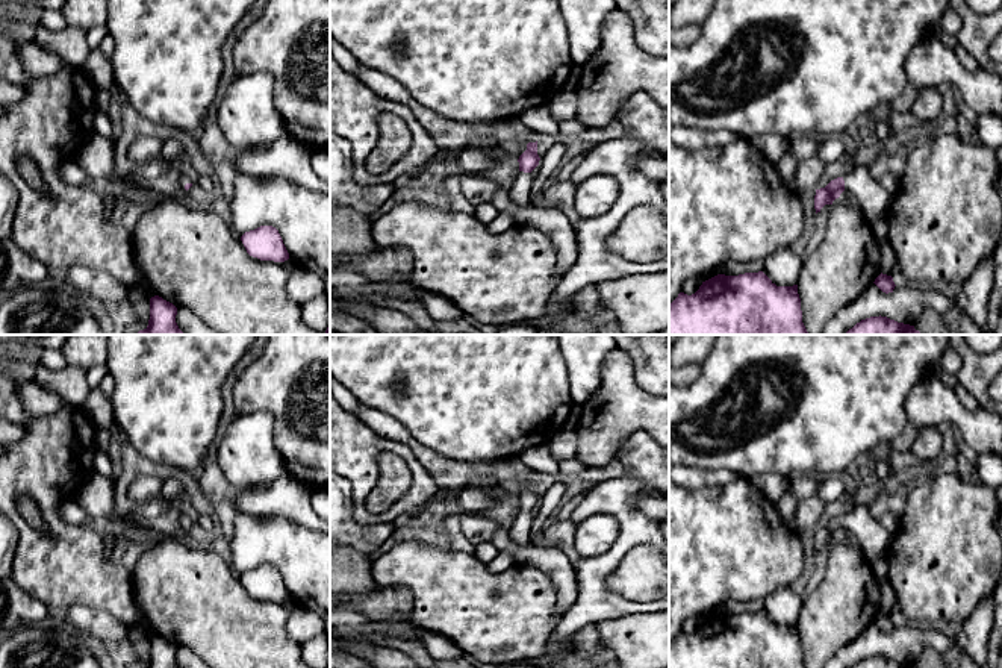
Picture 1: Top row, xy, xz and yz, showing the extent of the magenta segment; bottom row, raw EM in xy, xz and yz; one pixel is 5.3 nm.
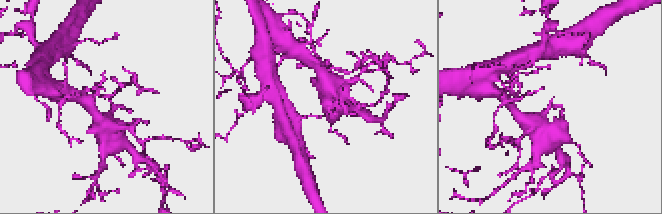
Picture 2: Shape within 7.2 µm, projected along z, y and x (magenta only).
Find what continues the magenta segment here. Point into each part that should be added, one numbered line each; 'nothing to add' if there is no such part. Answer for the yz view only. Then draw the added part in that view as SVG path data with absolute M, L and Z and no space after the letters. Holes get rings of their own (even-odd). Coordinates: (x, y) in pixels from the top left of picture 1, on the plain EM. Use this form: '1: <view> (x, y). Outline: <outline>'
1: yz (874, 540). Outline: M852 503L852 509L843 517L845 530L854 533L858 545L869 559L887 557L893 533L875 520L867 506Z

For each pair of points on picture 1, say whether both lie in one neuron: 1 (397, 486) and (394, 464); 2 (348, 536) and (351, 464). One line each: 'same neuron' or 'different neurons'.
1: same neuron
2: different neurons

